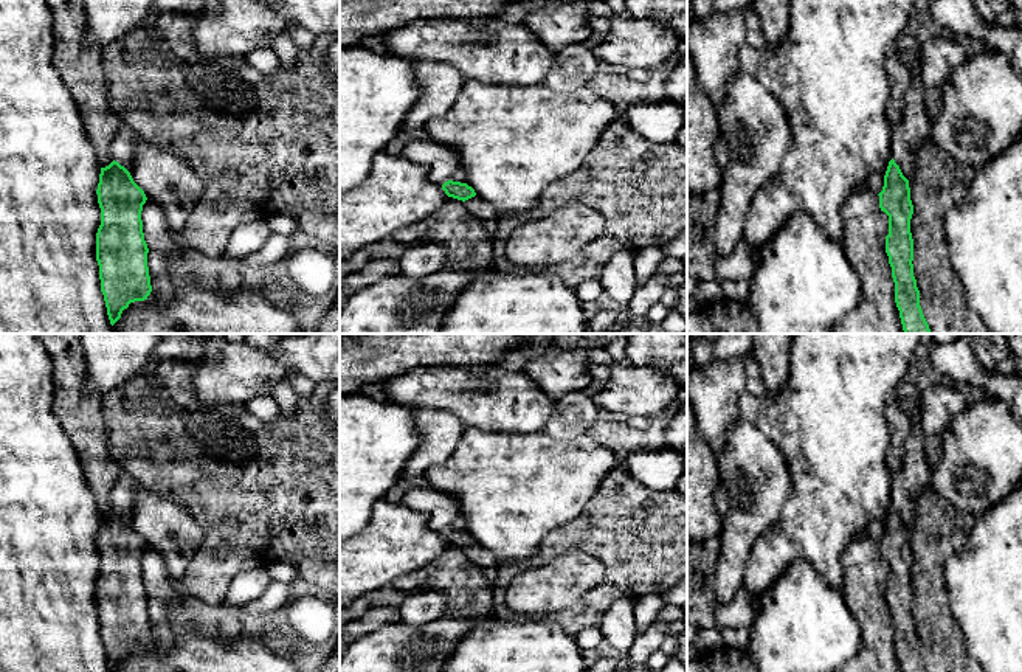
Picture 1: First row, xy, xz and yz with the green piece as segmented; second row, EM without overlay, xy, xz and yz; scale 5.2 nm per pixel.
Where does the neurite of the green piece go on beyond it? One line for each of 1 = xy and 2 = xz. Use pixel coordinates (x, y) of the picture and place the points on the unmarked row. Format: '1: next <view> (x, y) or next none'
1: next xy (123, 494)
2: next xz (479, 556)

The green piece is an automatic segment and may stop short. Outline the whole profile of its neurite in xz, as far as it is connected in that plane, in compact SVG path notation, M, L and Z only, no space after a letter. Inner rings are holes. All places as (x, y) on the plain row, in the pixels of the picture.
M448 528L442 532L442 537L448 545L462 548L465 556L478 566L498 566L496 557L476 543L475 537L467 531Z

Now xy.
M121 473L110 492L113 509L101 515L96 537L101 556L96 608L110 672L130 650L144 649L152 639L141 568L147 545L130 523L135 481L129 473Z

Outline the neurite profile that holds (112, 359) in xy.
M81 334L85 355L85 393L104 394L141 376L152 362L161 334Z

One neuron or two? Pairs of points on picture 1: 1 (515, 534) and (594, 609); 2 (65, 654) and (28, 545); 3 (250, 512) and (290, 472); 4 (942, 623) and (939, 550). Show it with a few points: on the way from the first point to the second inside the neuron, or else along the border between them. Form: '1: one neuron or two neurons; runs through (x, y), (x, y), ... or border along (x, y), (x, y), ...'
1: two neurons; border along (560, 528), (555, 528), (543, 539), (535, 554)
2: one neuron; runs through (39, 627), (28, 616), (28, 571)
3: one neuron; runs through (259, 503), (281, 481)
4: one neuron; runs through (932, 604), (932, 568)

